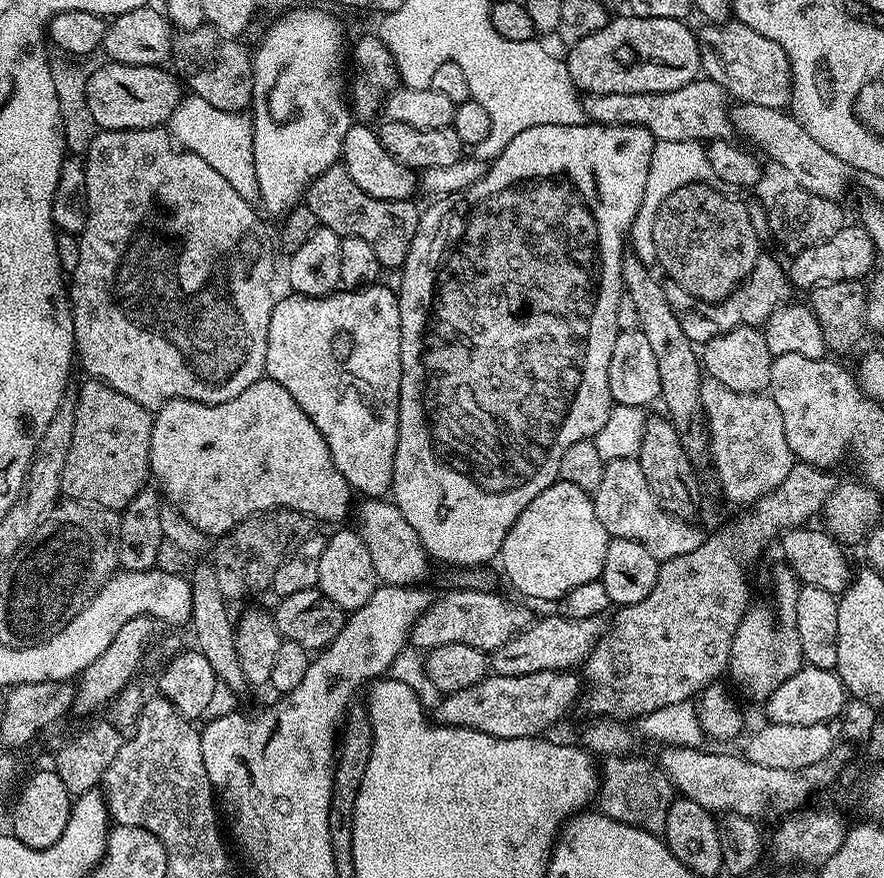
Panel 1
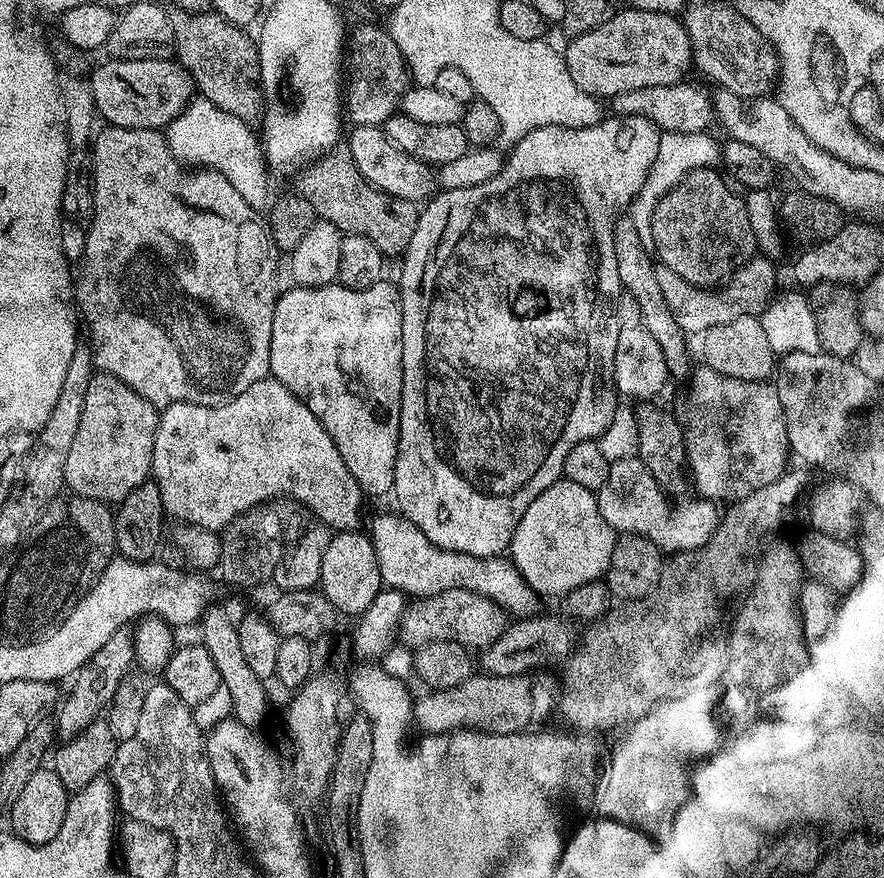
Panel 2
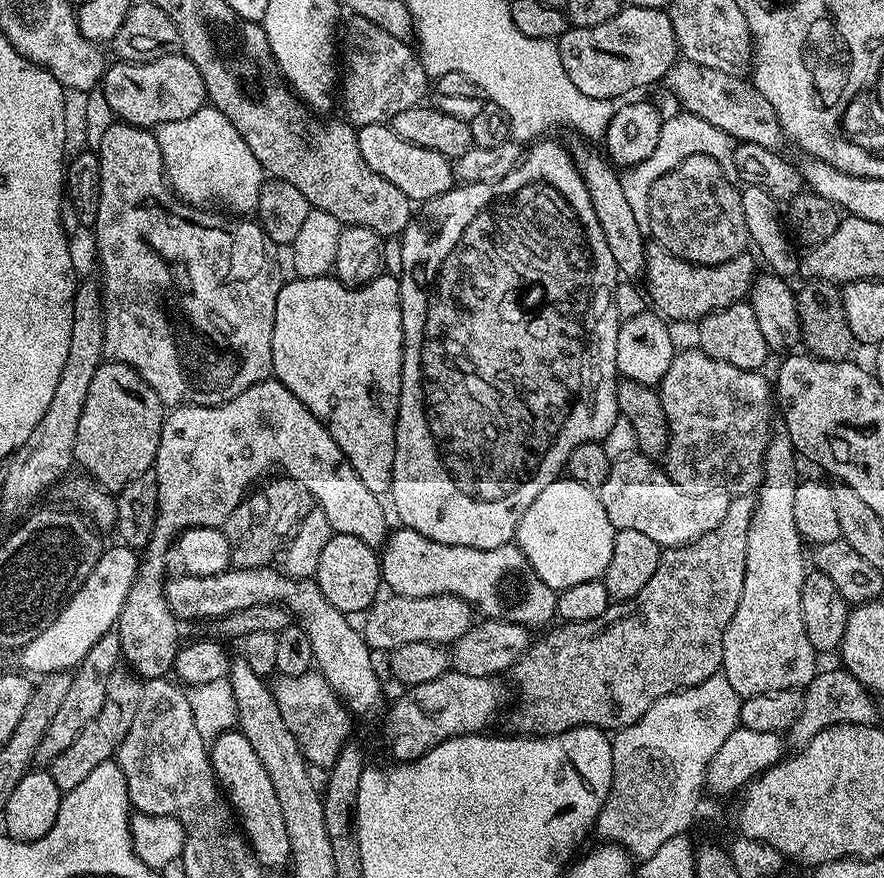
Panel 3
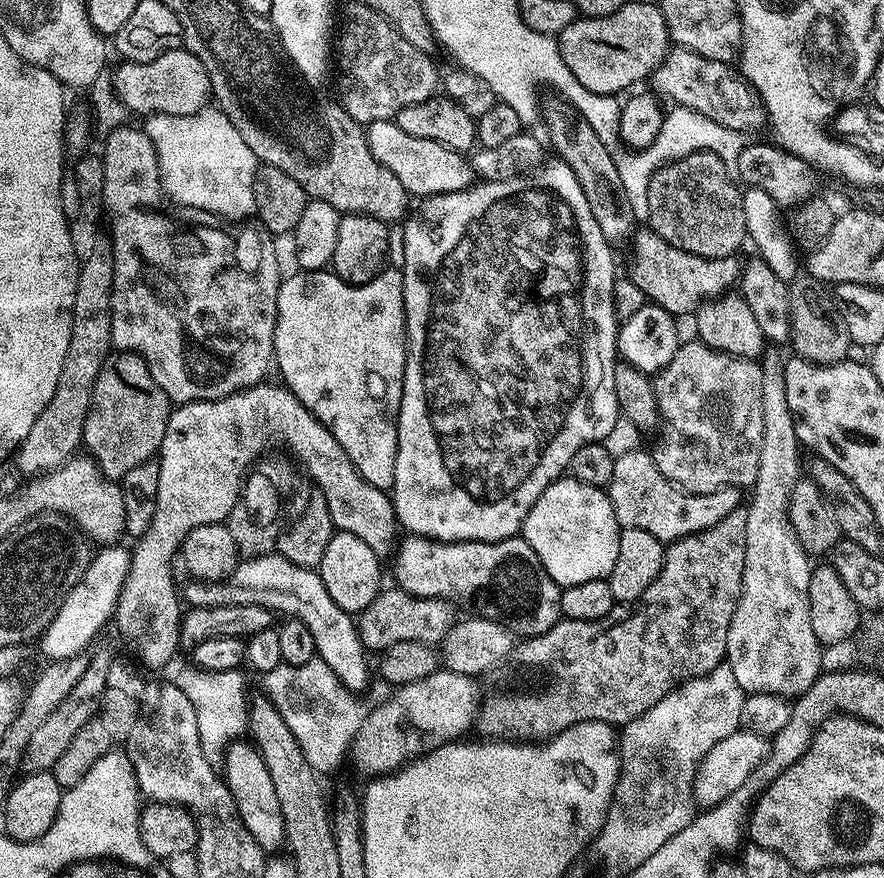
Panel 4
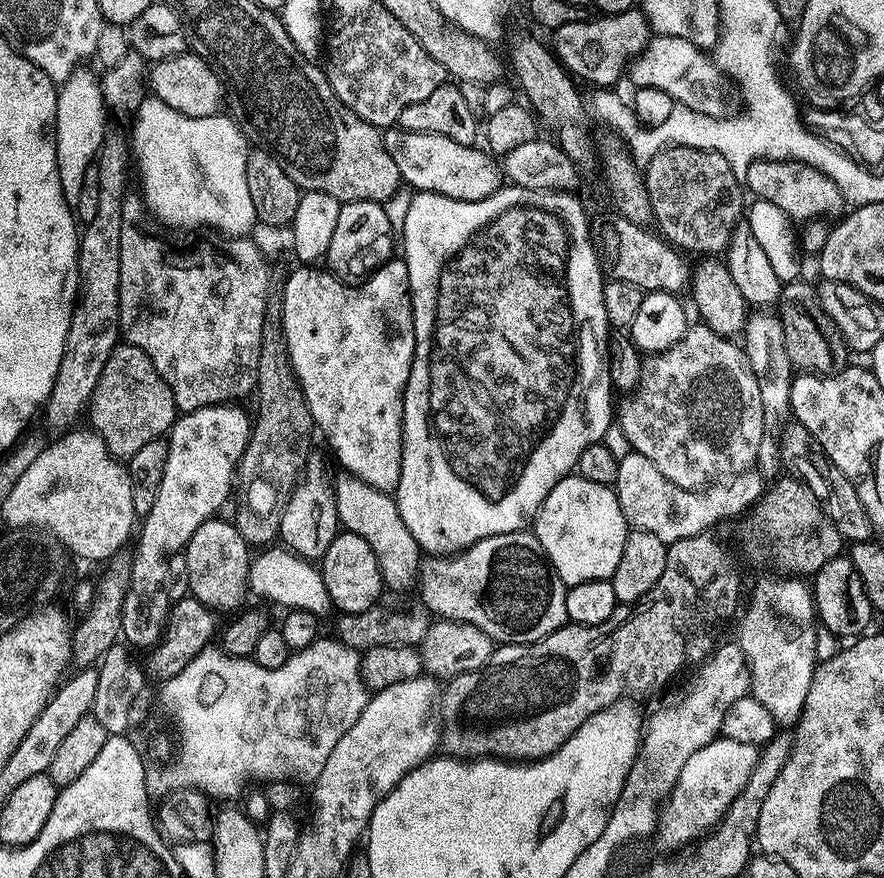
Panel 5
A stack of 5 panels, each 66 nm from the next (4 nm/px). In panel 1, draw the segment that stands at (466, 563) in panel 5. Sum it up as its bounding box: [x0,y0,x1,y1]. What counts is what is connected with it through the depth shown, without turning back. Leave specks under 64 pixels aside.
[354,498,429,588]

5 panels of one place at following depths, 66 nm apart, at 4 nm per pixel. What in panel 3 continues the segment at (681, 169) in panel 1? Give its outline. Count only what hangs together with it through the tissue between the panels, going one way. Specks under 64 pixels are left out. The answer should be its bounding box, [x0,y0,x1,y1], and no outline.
[620,111,740,234]

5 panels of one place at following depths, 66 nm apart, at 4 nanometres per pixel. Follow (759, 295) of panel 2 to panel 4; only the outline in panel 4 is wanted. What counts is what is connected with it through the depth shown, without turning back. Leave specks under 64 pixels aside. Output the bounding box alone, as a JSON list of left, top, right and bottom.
[630,226,742,318]

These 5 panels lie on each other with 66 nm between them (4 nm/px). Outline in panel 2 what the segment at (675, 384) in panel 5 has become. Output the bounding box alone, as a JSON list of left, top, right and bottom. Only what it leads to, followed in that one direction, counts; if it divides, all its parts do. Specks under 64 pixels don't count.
[682,366,790,502]

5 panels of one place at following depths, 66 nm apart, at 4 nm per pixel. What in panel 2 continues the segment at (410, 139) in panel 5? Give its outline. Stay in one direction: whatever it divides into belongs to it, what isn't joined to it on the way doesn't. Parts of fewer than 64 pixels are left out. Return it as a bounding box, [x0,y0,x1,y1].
[346,124,433,202]

